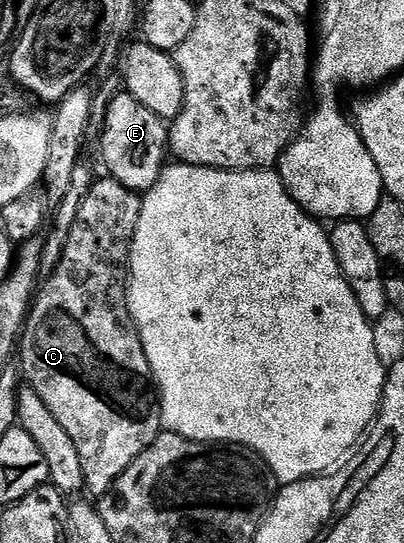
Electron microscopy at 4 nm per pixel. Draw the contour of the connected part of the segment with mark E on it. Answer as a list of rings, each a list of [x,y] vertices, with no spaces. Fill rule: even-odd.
[[[123,90],[113,98],[113,102],[109,102],[109,110],[105,114],[101,132],[106,175],[121,182],[121,186],[129,190],[146,194],[159,181],[159,175],[162,174],[169,156],[168,125],[161,118],[157,118],[153,110],[145,110],[145,106],[137,102],[137,98]]]

